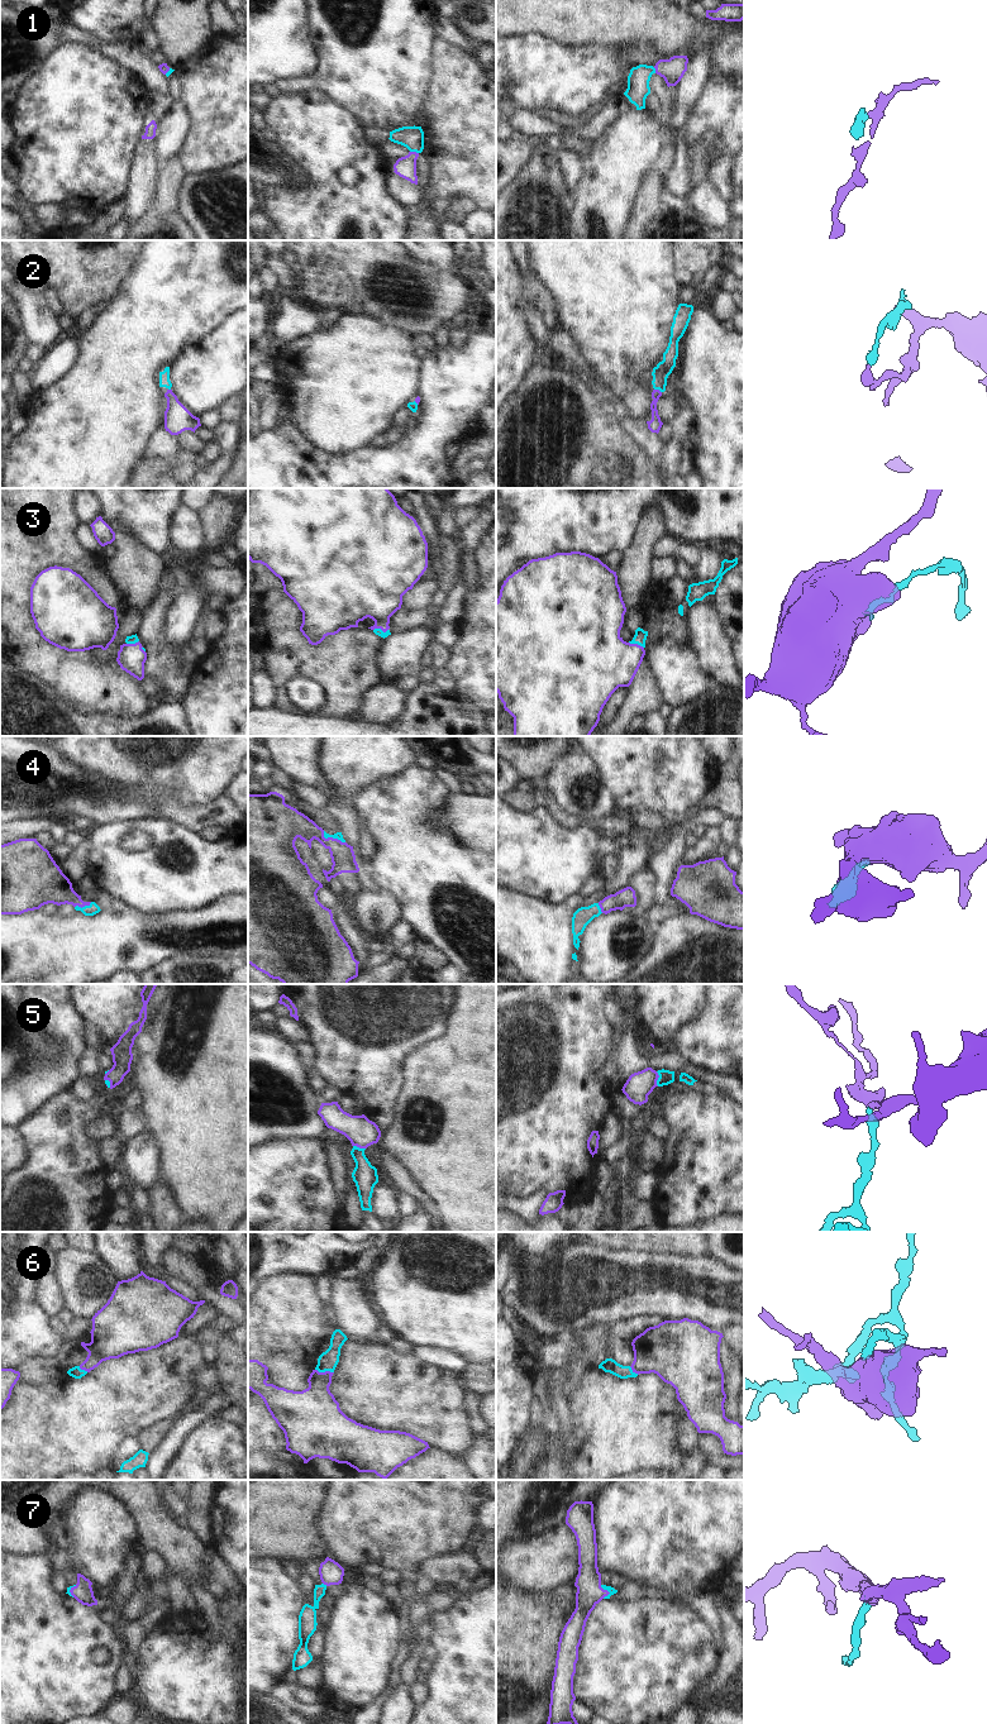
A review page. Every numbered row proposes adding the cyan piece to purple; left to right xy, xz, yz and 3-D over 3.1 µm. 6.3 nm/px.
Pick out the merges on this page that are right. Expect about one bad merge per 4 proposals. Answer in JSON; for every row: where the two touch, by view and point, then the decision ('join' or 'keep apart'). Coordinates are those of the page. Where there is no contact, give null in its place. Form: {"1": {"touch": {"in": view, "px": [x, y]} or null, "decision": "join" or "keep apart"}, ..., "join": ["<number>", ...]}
{"1": {"touch": {"in": "xz", "px": [414, 152]}, "decision": "join"}, "2": {"touch": {"in": "yz", "px": [658, 390]}, "decision": "join"}, "3": {"touch": {"in": "xz", "px": [381, 629]}, "decision": "join"}, "4": {"touch": {"in": "xz", "px": [332, 837]}, "decision": "join"}, "5": {"touch": {"in": "yz", "px": [657, 1079]}, "decision": "join"}, "6": {"touch": {"in": "xz", "px": [325, 1371]}, "decision": "keep apart"}, "7": {"touch": {"in": "yz", "px": [608, 1591]}, "decision": "join"}, "join": ["1", "2", "3", "4", "5", "7"]}

